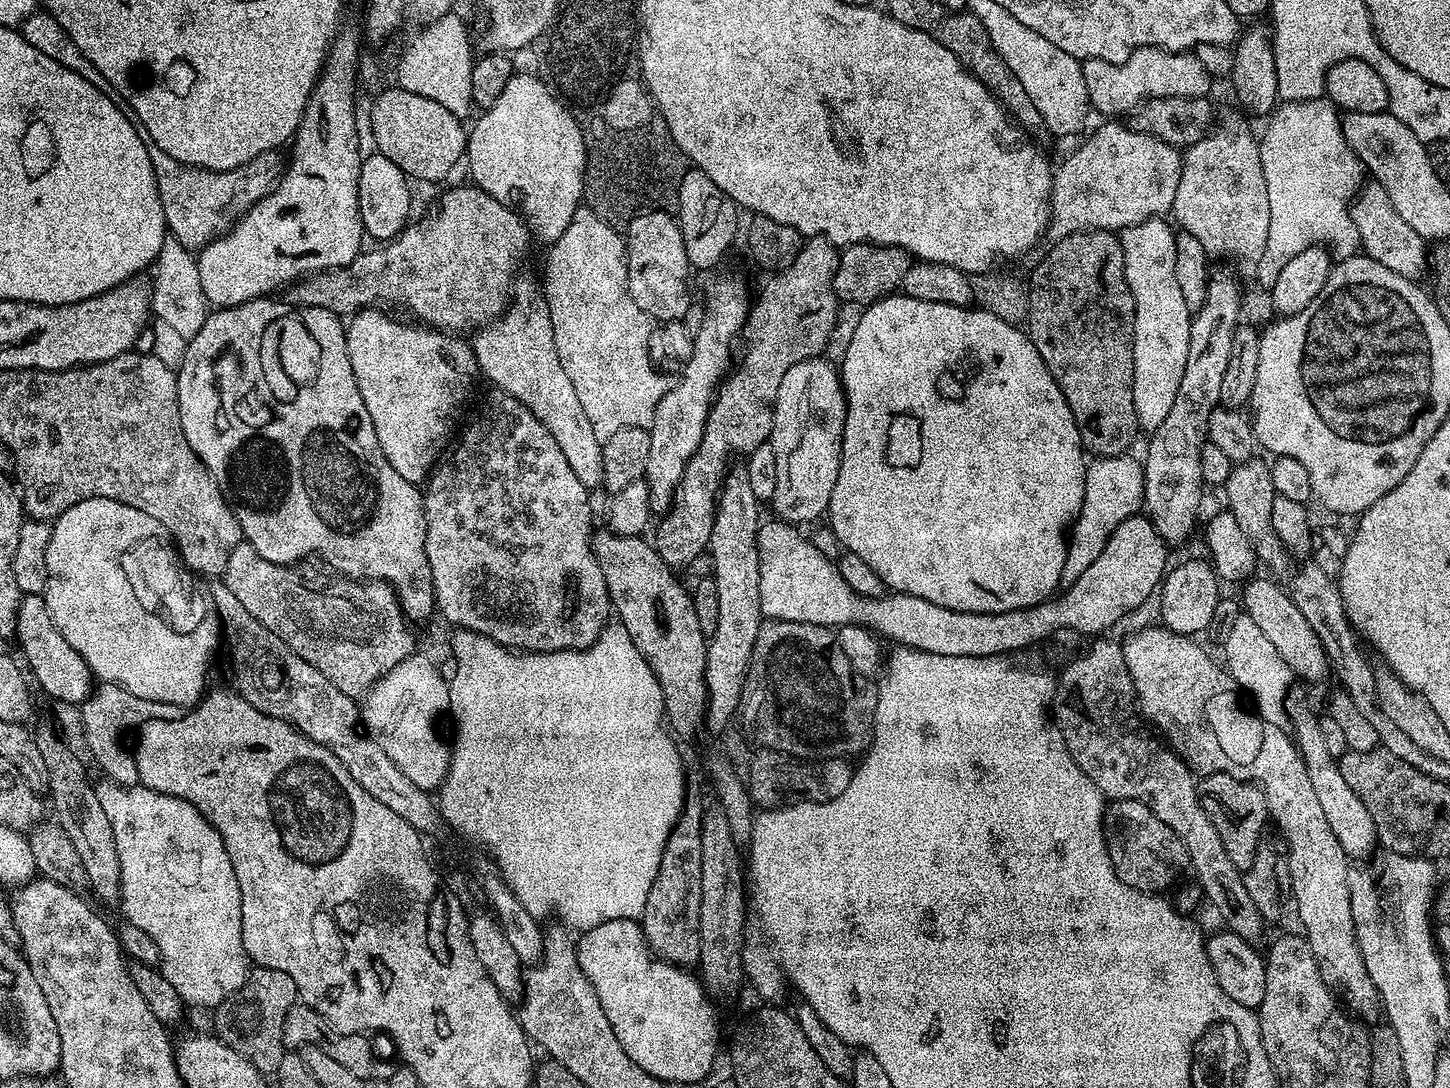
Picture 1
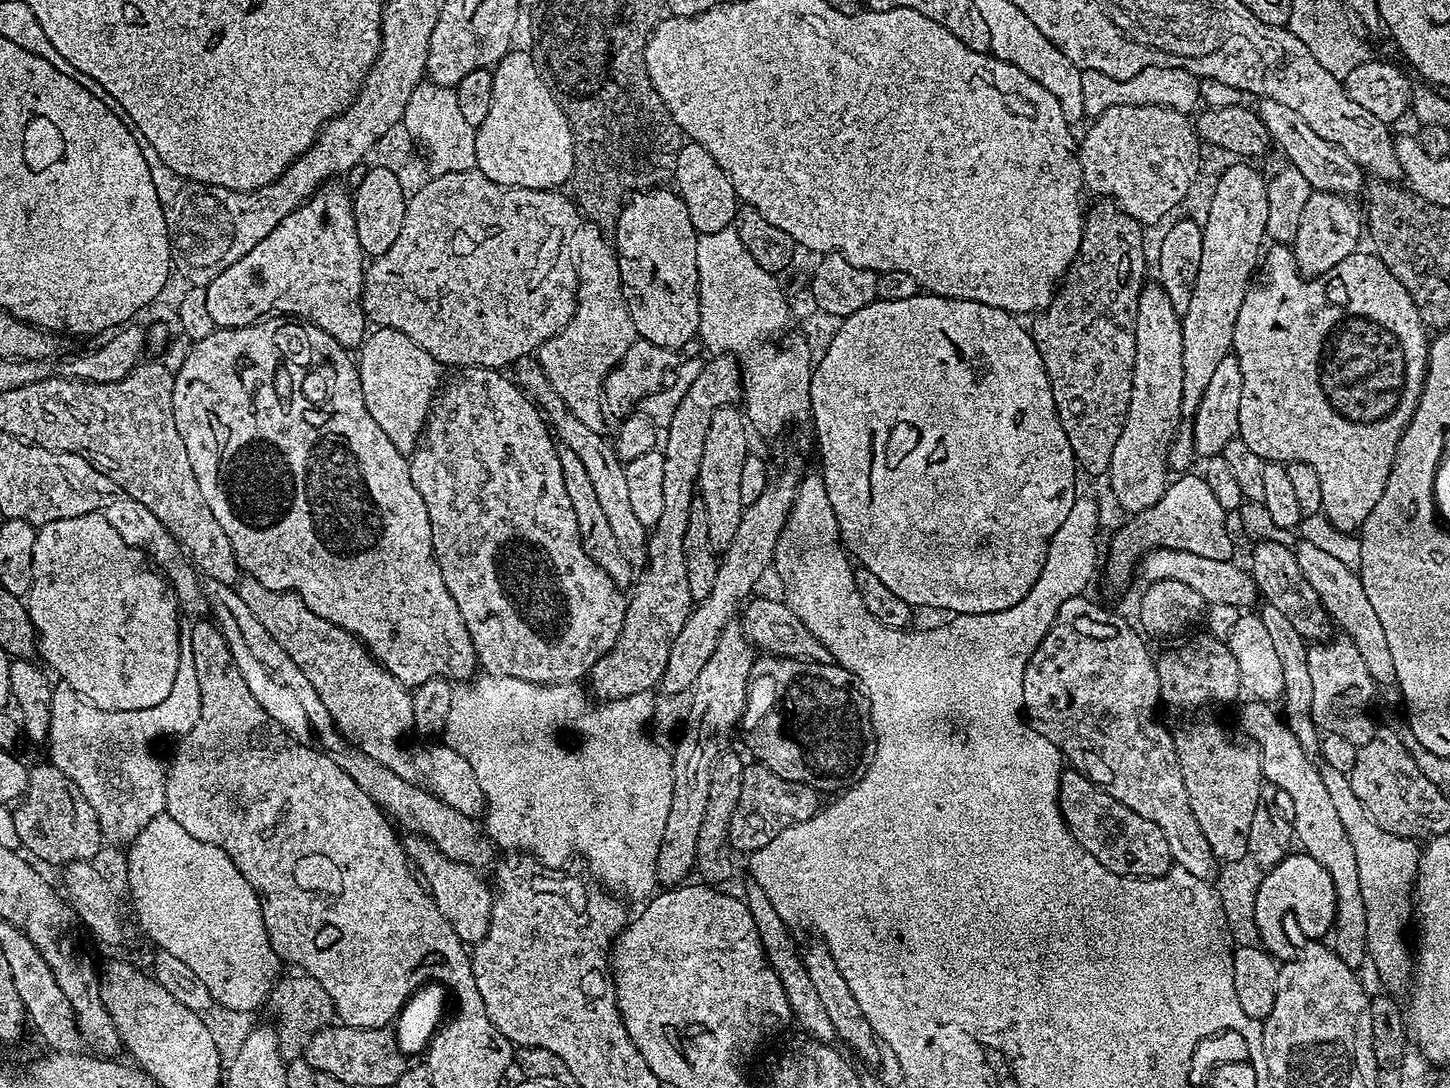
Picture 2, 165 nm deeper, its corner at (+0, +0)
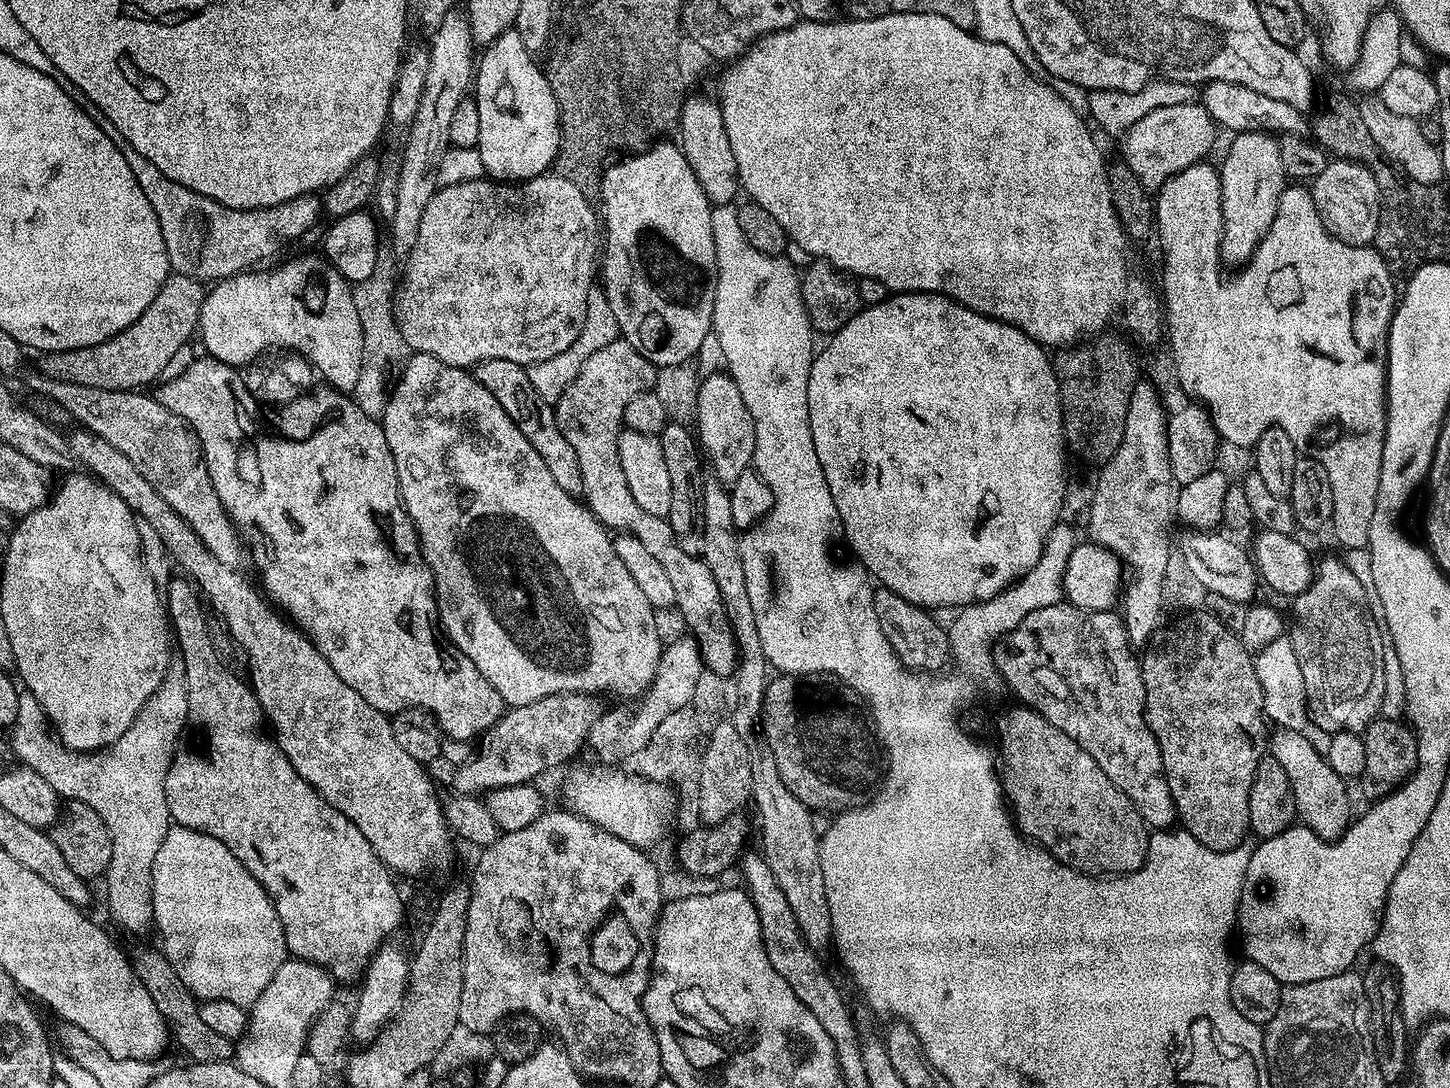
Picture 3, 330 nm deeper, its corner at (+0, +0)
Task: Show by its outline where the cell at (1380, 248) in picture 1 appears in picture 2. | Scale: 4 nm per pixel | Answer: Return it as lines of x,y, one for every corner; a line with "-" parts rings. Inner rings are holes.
1261,99
1259,104
1260,117
1266,130
1272,135
1273,145
1284,151
1284,156
1288,159
1285,161
1296,168
1302,174
1302,178
1306,178
1313,190
1353,194
1352,192
1359,193
1363,189
1366,183
1365,173
1353,162
1350,154
1346,154
1346,150
1338,150
1338,146
1326,142
1326,138
1314,134
1314,130
1310,130
1310,126
1306,126
1302,117
1290,110
1290,106
1282,106
1278,102
1266,99

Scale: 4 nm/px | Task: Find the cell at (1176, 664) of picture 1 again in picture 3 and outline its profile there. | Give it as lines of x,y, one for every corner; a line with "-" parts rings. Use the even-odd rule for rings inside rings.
1280,728
1270,736
1270,755
1278,758
1282,770
1286,770
1286,778
1290,778
1290,786
1294,794
1296,811
1303,827
1314,830
1323,840
1336,840
1353,819
1352,804
1348,801
1349,785
1330,766
1327,756
1323,756
1310,742
1296,734
1294,730

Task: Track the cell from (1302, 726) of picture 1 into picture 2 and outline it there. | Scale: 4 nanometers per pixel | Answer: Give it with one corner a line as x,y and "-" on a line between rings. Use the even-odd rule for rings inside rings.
1265,603
1263,609
1258,612
1260,621
1266,626
1274,645
1274,651
1282,665
1282,678
1284,679
1284,695
1282,697
1282,719
1288,725
1288,729
1298,738
1302,750
1309,754
1319,753
1321,731
1317,728
1312,717
1314,689
1310,679
1310,662
1308,661
1309,645
1297,630
1294,630
1293,623
1289,621
1277,609
1277,607

